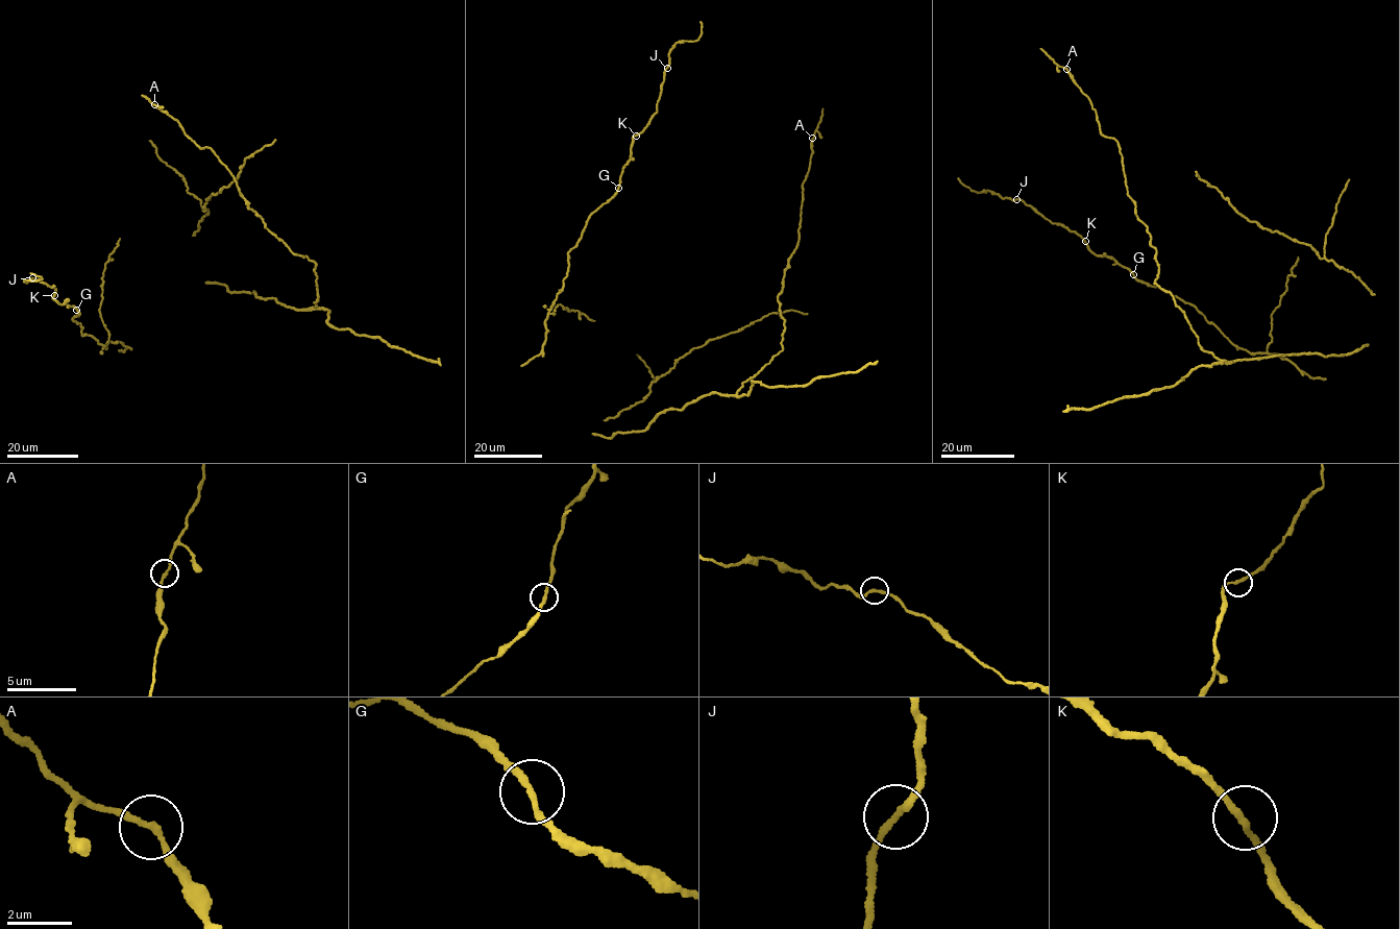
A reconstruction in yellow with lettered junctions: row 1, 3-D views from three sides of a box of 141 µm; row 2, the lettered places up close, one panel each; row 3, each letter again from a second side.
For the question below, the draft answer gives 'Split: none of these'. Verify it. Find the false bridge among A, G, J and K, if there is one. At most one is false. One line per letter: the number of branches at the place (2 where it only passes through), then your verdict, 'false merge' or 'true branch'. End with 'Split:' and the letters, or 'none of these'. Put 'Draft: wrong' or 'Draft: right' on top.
Draft: wrong
A: branches 2; true branch
G: branches 2; true branch
J: branches 2; false merge
K: branches 2; true branch
Split: J

